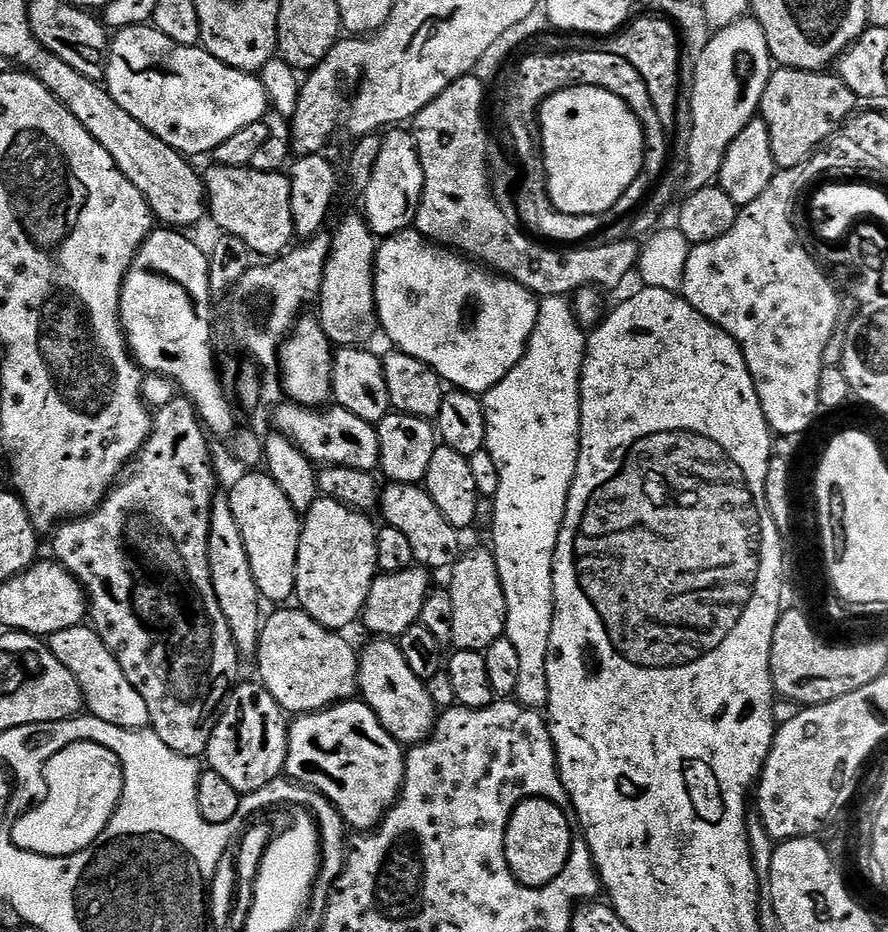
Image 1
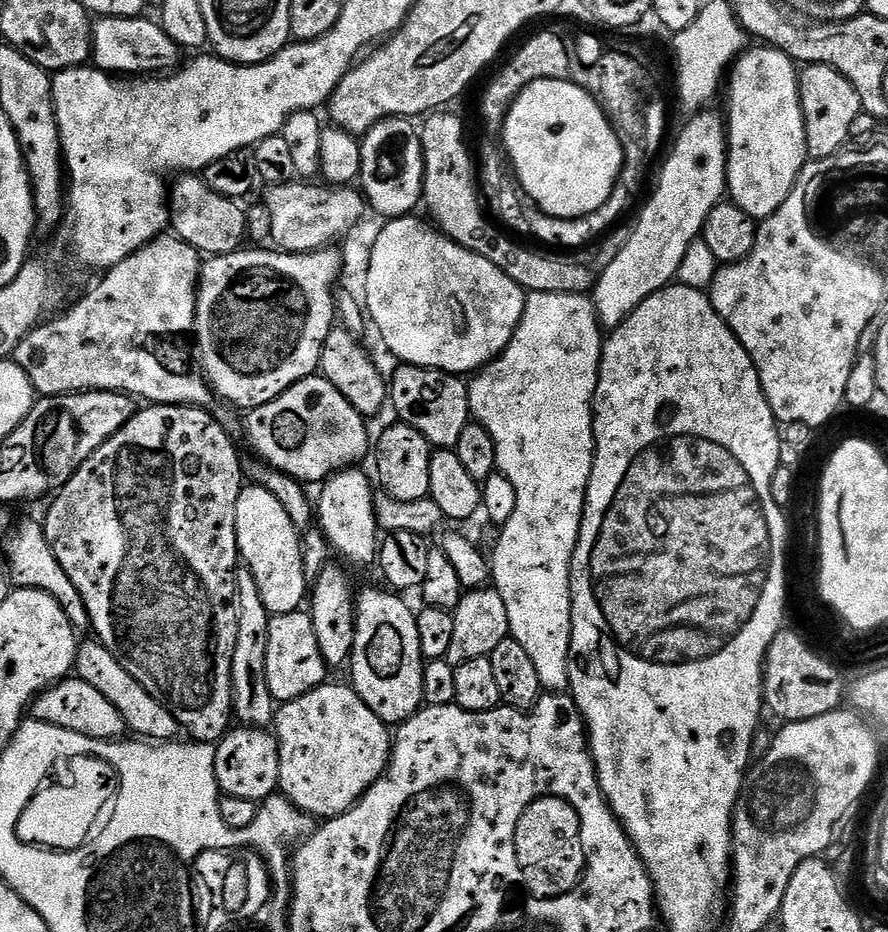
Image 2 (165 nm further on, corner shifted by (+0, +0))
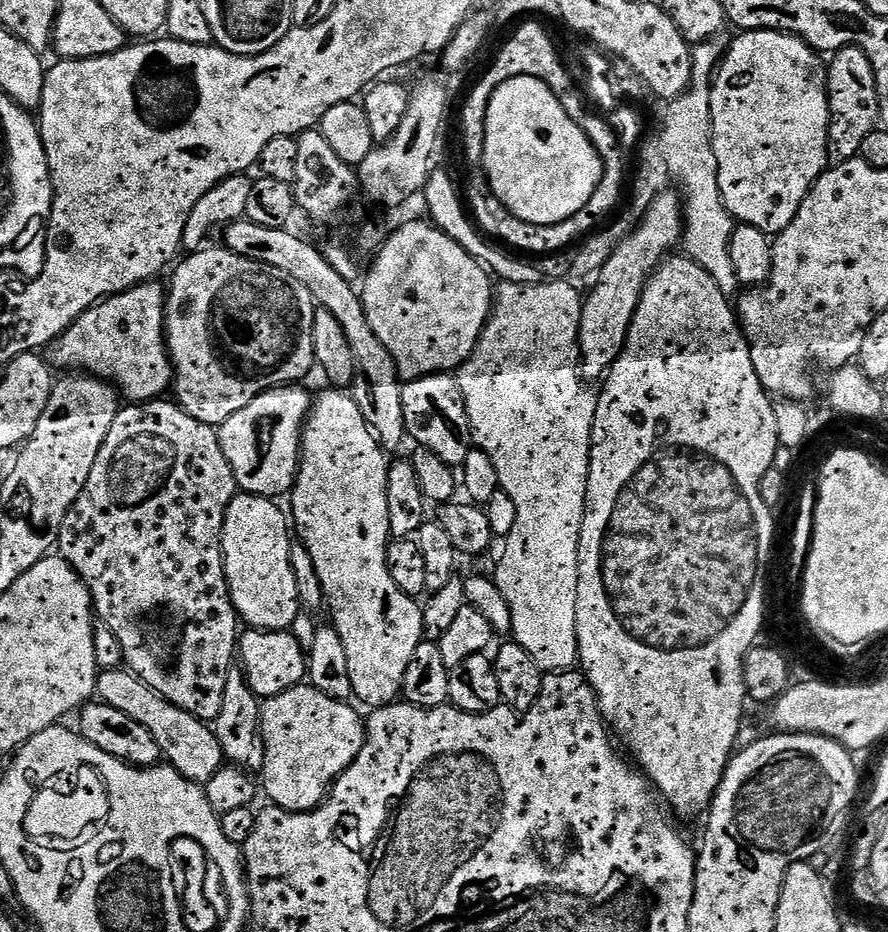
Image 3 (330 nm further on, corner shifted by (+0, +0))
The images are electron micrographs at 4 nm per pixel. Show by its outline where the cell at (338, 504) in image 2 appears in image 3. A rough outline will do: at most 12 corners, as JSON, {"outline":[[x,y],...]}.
{"outline":[[318,396],[290,493],[353,697],[401,695],[425,639],[390,578],[389,457]]}

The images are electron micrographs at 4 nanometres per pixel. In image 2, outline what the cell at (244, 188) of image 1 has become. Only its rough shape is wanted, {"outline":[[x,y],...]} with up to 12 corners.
{"outline":[[352,186],[267,189],[271,243],[316,252],[366,216]]}

